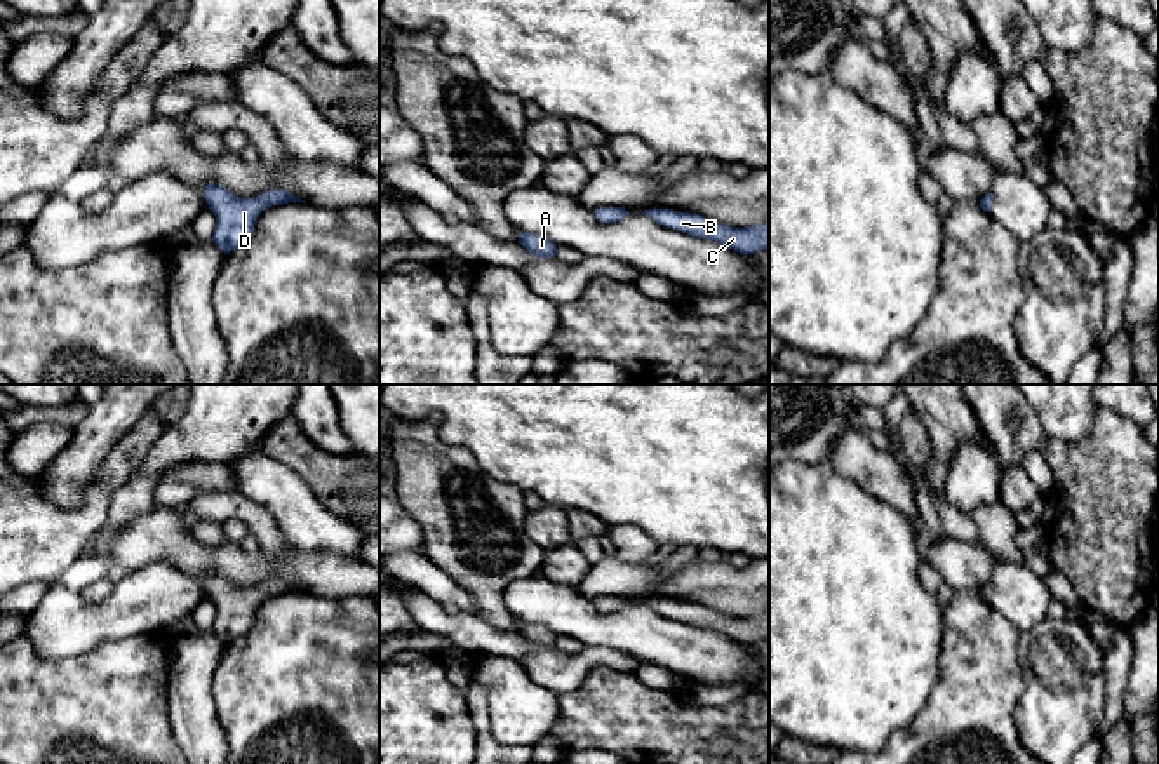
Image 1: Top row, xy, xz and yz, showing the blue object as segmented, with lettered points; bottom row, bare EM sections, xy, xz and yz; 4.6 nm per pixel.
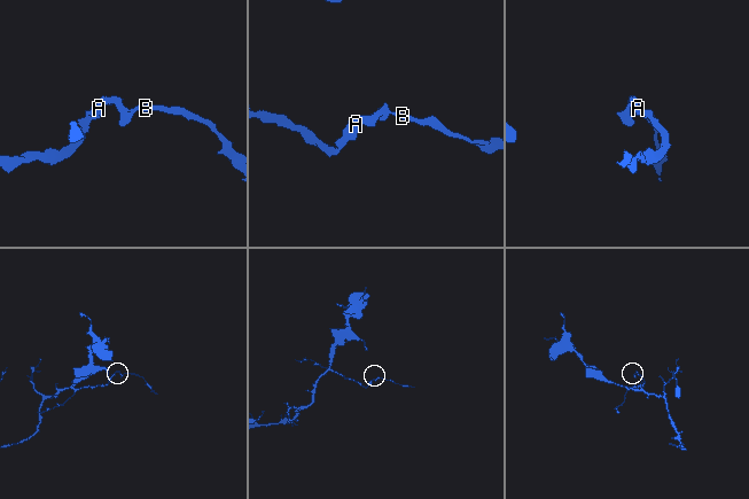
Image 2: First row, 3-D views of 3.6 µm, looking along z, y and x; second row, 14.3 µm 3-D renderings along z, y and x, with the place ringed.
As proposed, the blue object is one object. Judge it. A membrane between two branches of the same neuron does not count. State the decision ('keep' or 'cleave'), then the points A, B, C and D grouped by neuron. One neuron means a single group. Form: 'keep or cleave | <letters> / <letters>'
keep | A B C D

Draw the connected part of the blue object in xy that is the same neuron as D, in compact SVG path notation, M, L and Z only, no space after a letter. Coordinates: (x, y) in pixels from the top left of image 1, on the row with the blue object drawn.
M209 183L202 195L218 221L212 242L224 254L242 247L252 237L254 225L266 207L289 202L306 204L284 190L270 190L252 198L240 198L214 183Z

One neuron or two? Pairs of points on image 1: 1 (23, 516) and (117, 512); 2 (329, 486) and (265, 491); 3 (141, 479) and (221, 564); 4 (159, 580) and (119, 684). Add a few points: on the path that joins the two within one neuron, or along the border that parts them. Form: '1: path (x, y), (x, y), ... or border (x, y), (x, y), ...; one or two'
1: border (131, 477), (113, 493), (107, 522), (98, 531); two
2: border (279, 462), (293, 467), (308, 489), (340, 516); two
3: border (157, 505), (122, 528); two
4: border (164, 629), (110, 637), (98, 644); two

